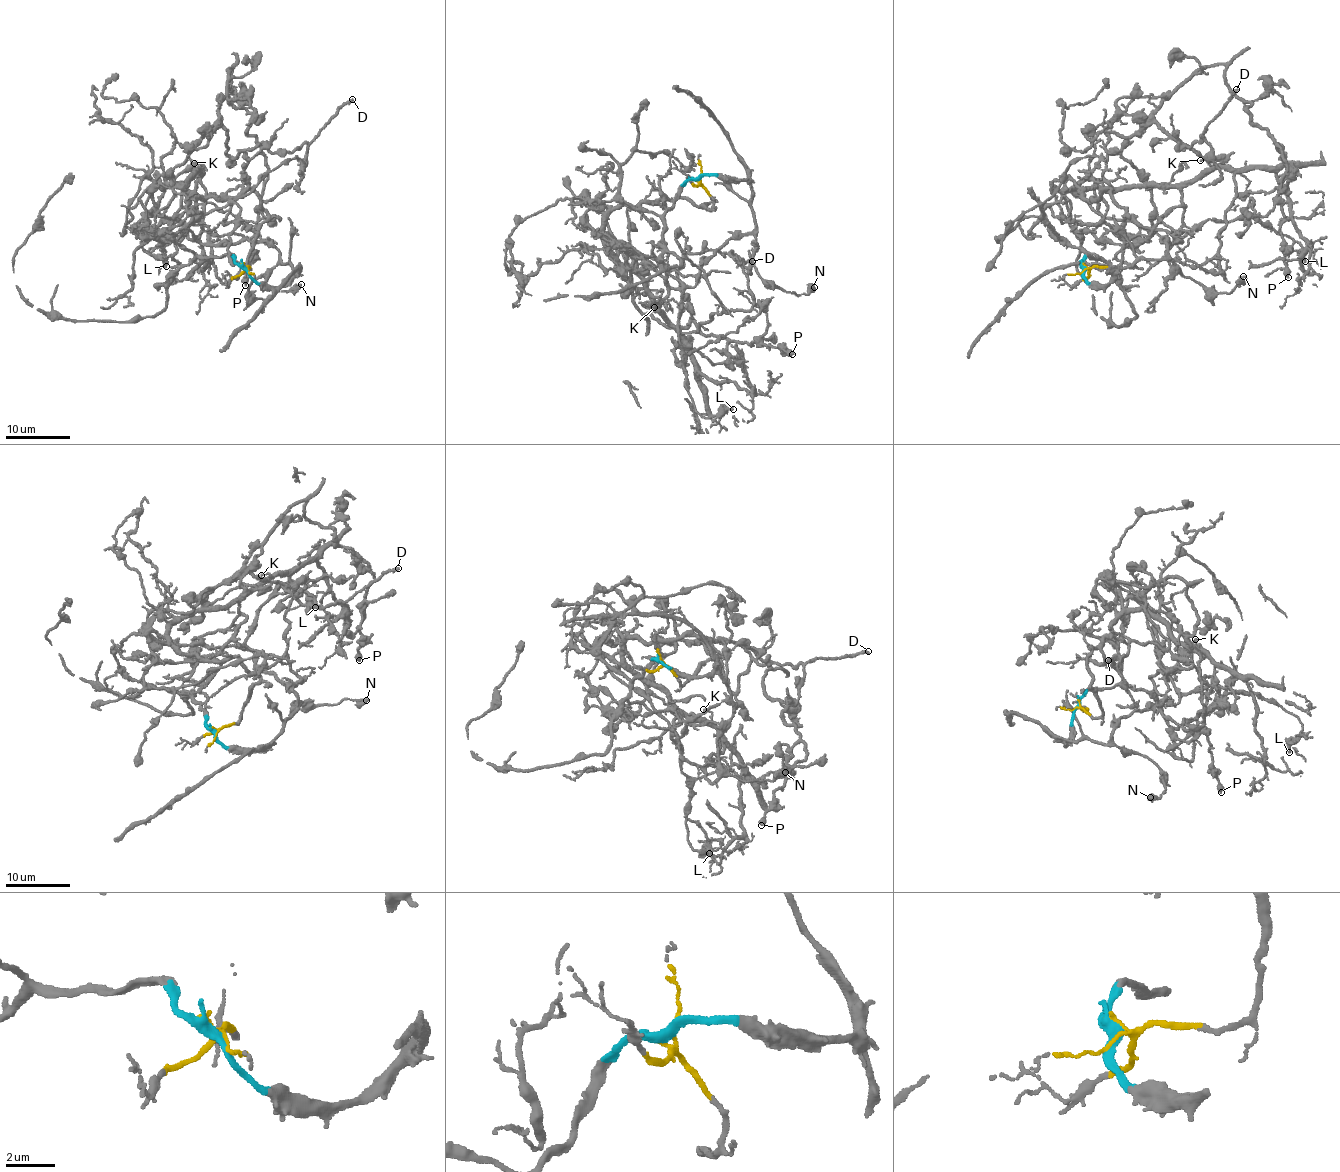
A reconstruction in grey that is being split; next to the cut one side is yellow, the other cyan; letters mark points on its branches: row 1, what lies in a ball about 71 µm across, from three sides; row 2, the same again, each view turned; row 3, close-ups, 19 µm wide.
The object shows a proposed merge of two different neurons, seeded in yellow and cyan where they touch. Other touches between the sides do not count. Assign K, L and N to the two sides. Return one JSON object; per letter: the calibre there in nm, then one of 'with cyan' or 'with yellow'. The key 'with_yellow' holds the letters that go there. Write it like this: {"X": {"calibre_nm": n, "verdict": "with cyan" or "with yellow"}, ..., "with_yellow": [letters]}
{"K": {"calibre_nm": 110, "verdict": "with yellow"}, "L": {"calibre_nm": 360, "verdict": "with cyan"}, "N": {"calibre_nm": 500, "verdict": "with cyan"}, "with_yellow": ["K"]}

